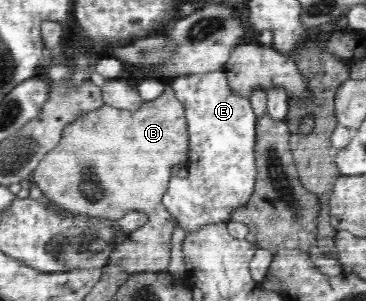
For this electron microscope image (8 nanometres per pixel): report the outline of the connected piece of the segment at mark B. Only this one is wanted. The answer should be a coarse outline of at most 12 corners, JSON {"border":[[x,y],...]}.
{"border":[[166,83],[139,110],[103,104],[65,126],[31,177],[56,204],[148,222],[109,256],[167,271],[163,205],[187,163]]}

